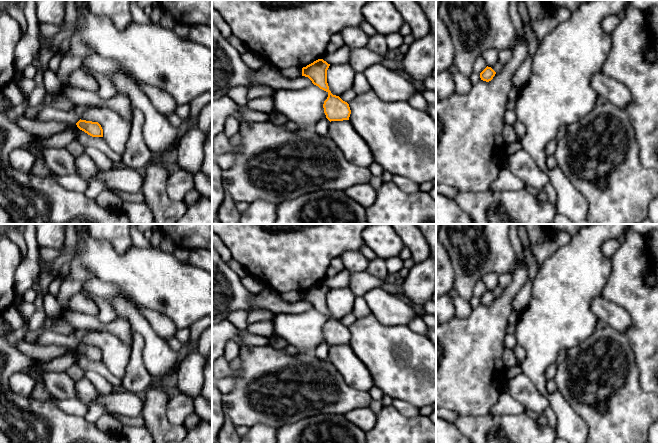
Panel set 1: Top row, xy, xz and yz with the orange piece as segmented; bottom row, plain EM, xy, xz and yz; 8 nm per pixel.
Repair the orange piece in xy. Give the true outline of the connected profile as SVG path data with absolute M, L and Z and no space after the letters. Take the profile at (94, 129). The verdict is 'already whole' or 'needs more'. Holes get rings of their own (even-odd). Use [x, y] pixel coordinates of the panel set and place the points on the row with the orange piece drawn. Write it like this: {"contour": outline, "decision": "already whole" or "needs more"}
{"contour": "M79 120L77 127L92 137L103 137L103 129L98 122Z", "decision": "already whole"}

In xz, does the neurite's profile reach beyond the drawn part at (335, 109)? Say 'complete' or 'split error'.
complete

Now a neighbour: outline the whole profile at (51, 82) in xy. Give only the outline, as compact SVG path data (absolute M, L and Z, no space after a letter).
M46 66L43 70L43 84L48 94L58 94L62 92L62 84L59 81L56 71Z

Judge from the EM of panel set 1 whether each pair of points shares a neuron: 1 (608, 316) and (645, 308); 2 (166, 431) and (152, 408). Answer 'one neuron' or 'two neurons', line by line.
1: two neurons
2: one neuron

